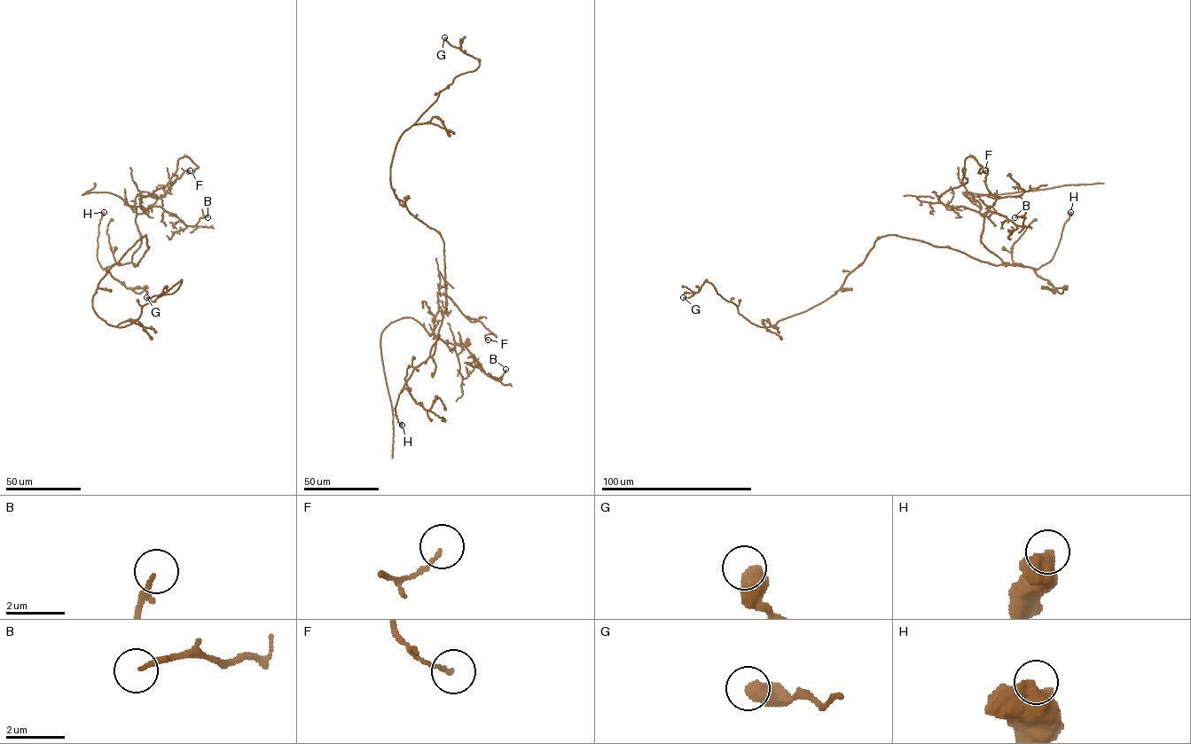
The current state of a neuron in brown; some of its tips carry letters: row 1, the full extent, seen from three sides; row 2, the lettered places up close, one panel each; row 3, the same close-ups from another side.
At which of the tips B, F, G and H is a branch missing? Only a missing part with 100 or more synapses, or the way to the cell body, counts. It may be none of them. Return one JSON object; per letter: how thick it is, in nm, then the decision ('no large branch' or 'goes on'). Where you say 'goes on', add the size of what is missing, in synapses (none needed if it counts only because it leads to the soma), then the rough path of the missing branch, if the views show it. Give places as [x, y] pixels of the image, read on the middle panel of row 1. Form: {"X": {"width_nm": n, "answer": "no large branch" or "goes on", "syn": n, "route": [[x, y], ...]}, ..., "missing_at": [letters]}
{"B": {"width_nm": 160, "answer": "no large branch"}, "F": {"width_nm": 130, "answer": "no large branch"}, "G": {"width_nm": 600, "answer": "no large branch"}, "H": {"width_nm": 800, "answer": "no large branch"}, "missing_at": []}

